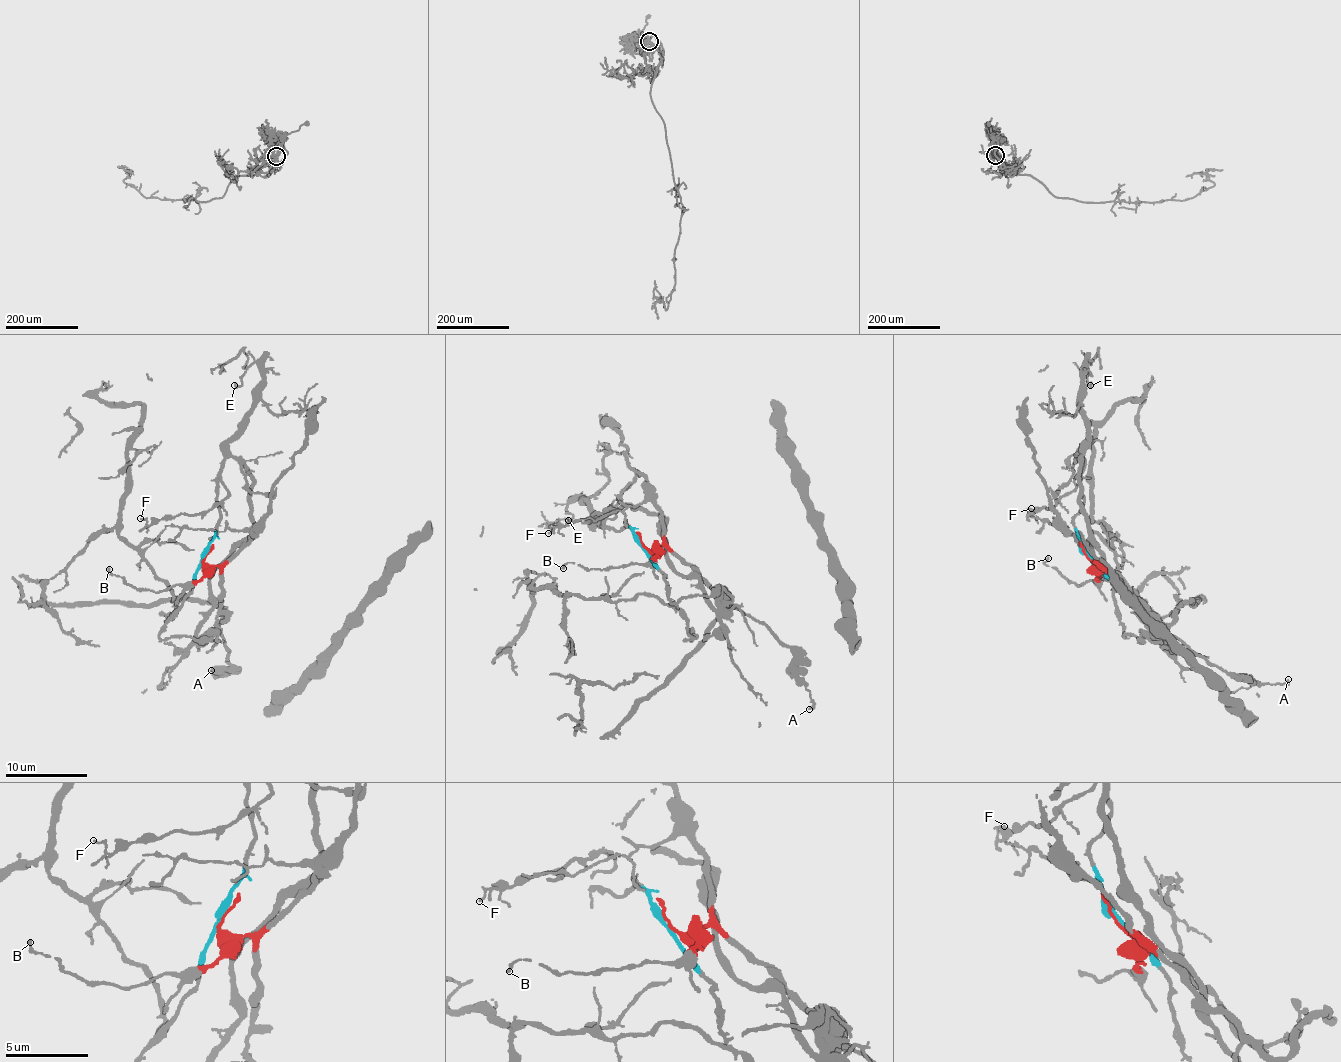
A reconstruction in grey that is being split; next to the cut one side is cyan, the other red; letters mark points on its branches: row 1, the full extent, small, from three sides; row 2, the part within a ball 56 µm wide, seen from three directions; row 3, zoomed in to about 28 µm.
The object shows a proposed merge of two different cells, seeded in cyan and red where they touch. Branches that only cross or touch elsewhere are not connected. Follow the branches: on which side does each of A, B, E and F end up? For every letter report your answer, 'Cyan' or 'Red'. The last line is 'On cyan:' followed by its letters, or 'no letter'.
A: Red
B: Red
E: Cyan
F: Cyan
On cyan: E, F

